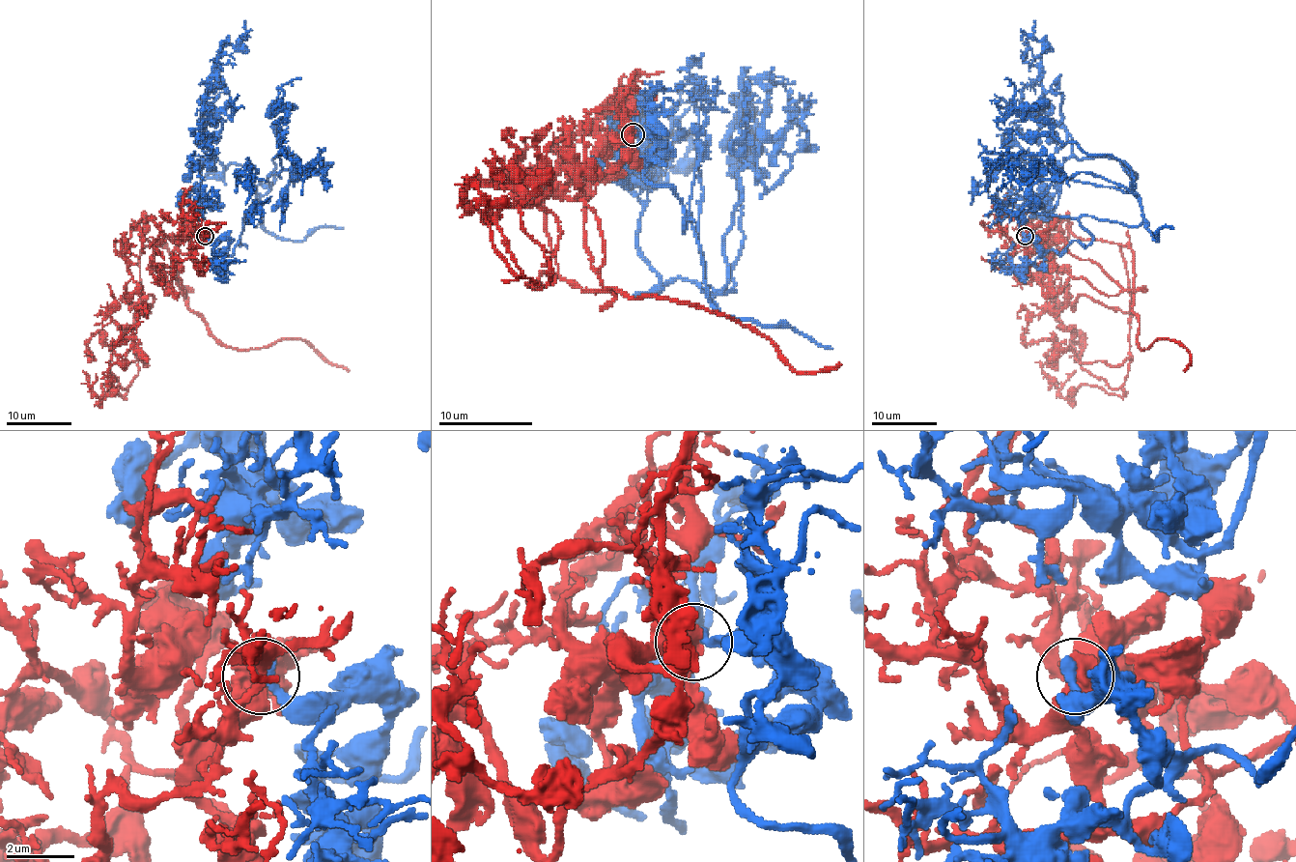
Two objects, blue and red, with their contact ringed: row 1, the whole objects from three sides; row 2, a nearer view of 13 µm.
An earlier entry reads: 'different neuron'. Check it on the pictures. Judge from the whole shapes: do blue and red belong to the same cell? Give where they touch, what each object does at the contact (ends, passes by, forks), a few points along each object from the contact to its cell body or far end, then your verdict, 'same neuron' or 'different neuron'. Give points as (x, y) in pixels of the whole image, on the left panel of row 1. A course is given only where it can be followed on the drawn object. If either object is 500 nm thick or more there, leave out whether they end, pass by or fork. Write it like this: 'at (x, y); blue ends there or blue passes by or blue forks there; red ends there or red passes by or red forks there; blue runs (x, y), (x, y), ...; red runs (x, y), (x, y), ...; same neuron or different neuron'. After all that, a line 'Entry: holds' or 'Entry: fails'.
at (205, 236); blue runs (205, 235), (231, 255), (262, 219), (254, 177), (208, 158), (203, 127), (243, 20); red runs (205, 235), (202, 265), (171, 256), (183, 289), (171, 253), (141, 251), (125, 388), (107, 284); same neuron
Entry: fails

